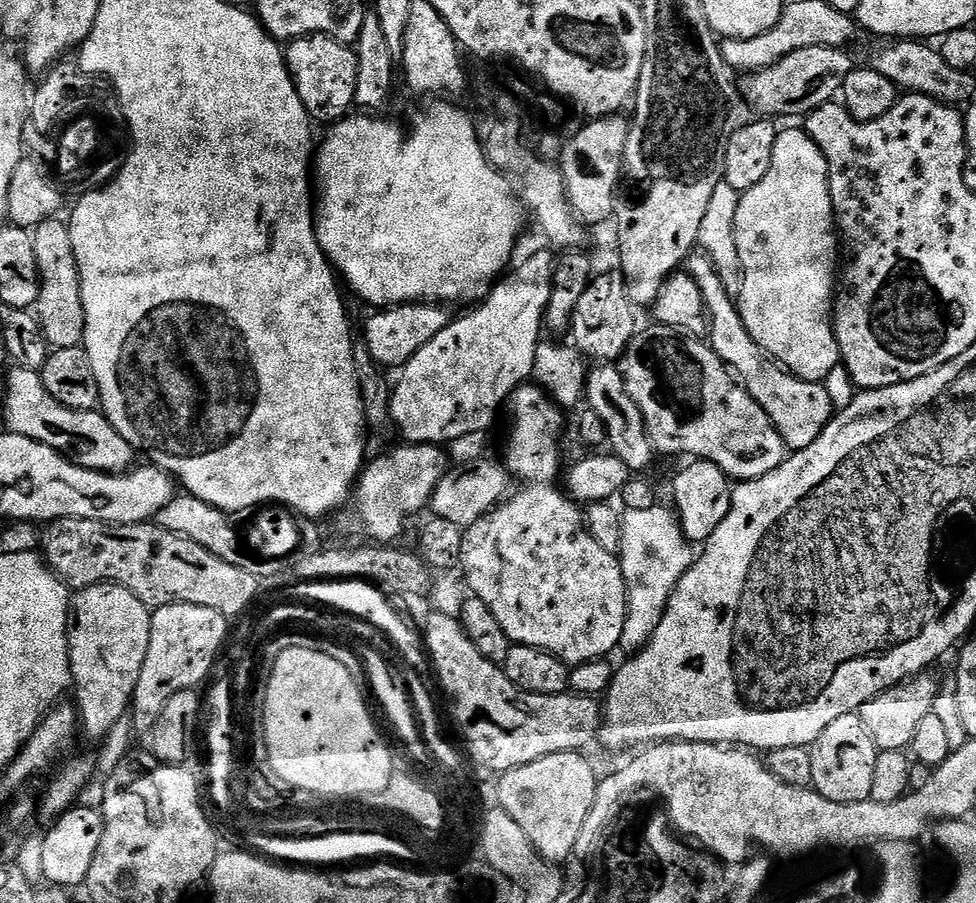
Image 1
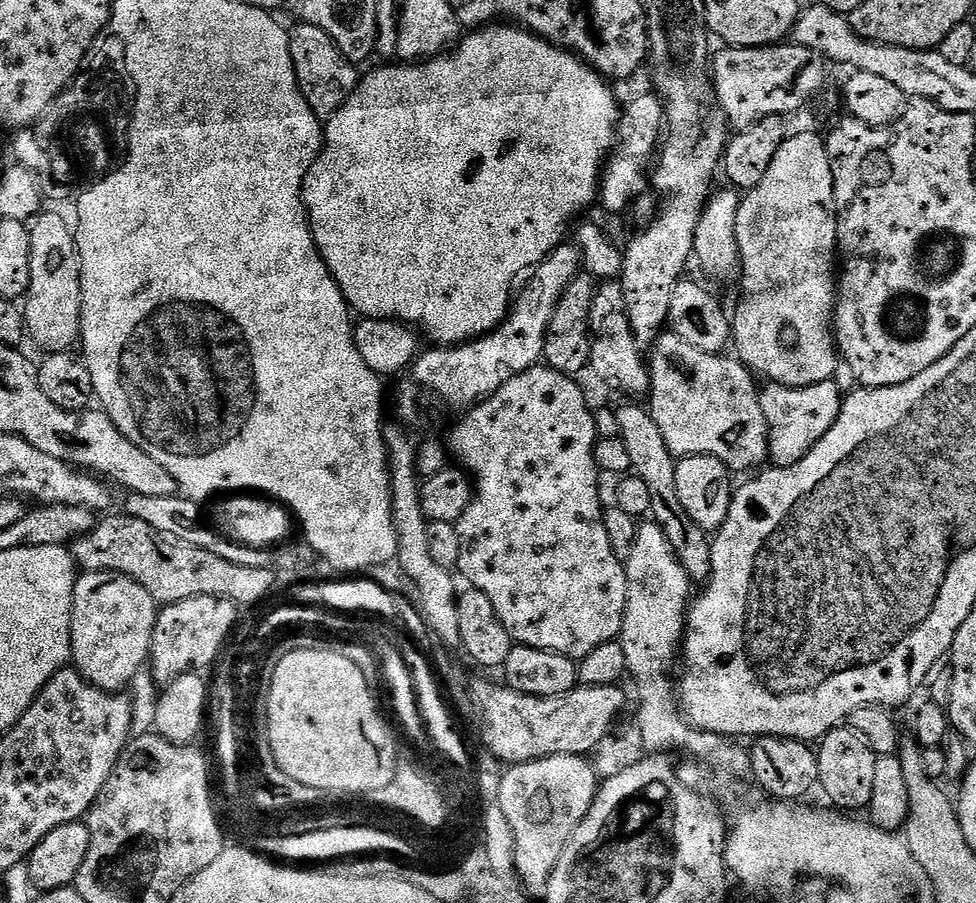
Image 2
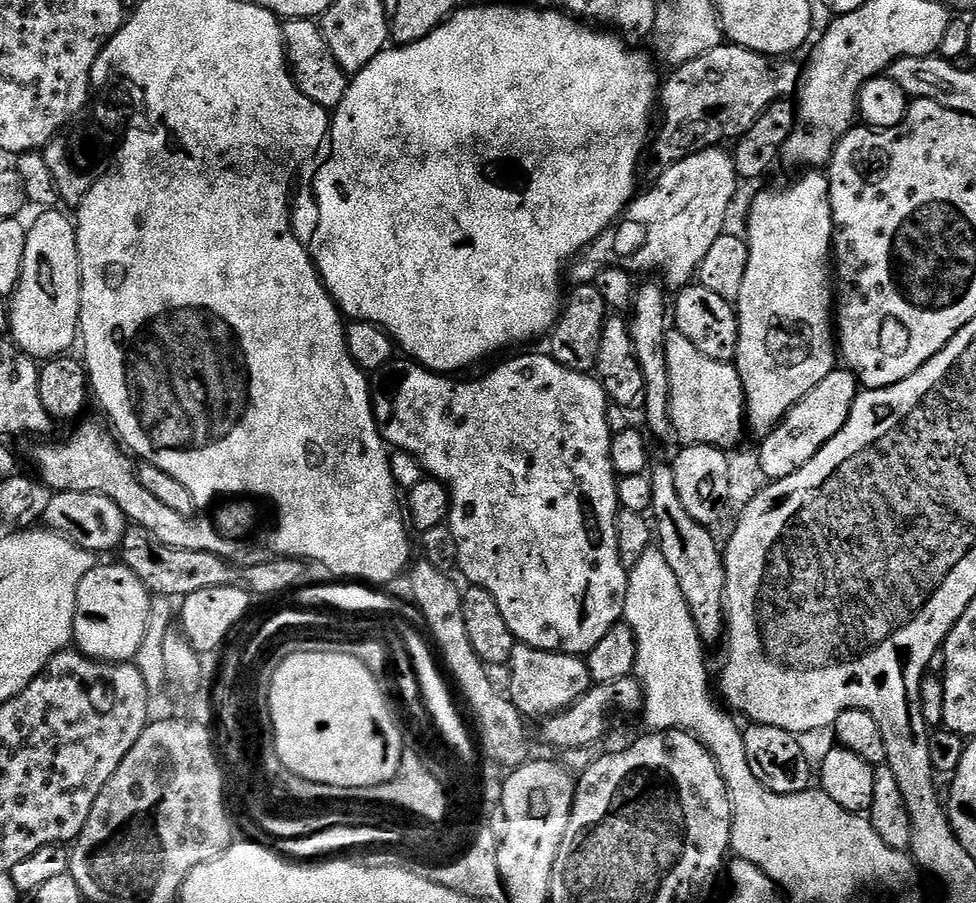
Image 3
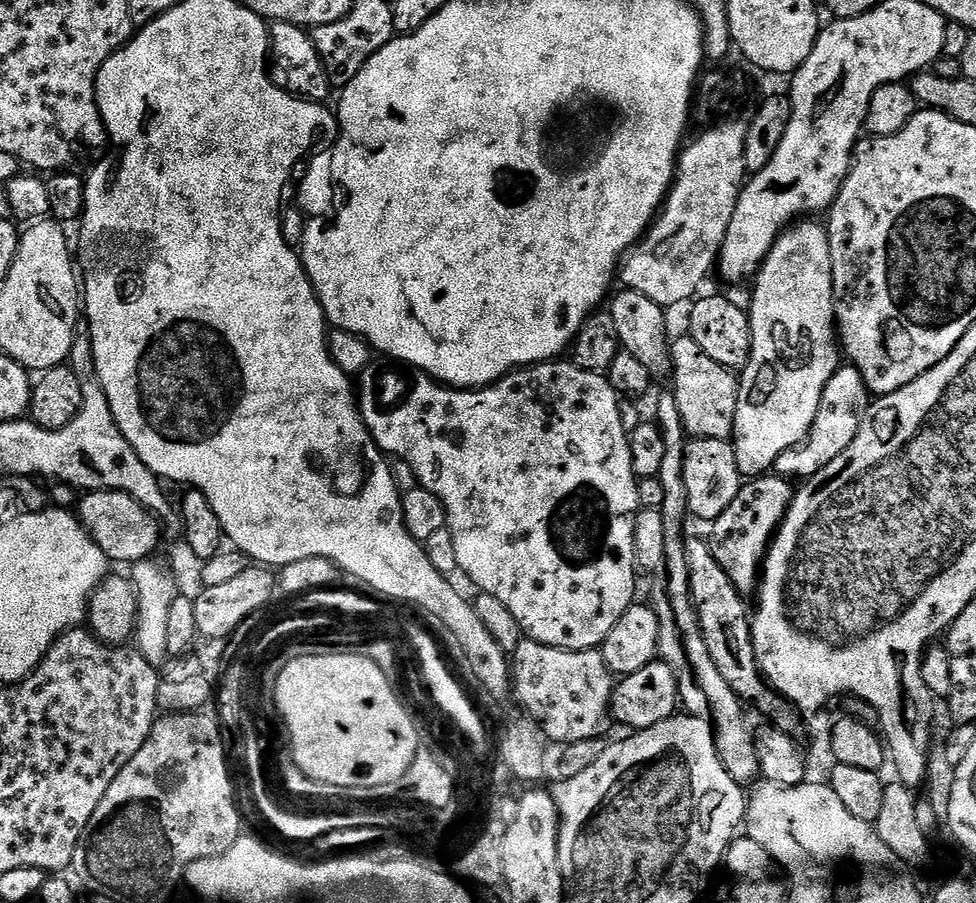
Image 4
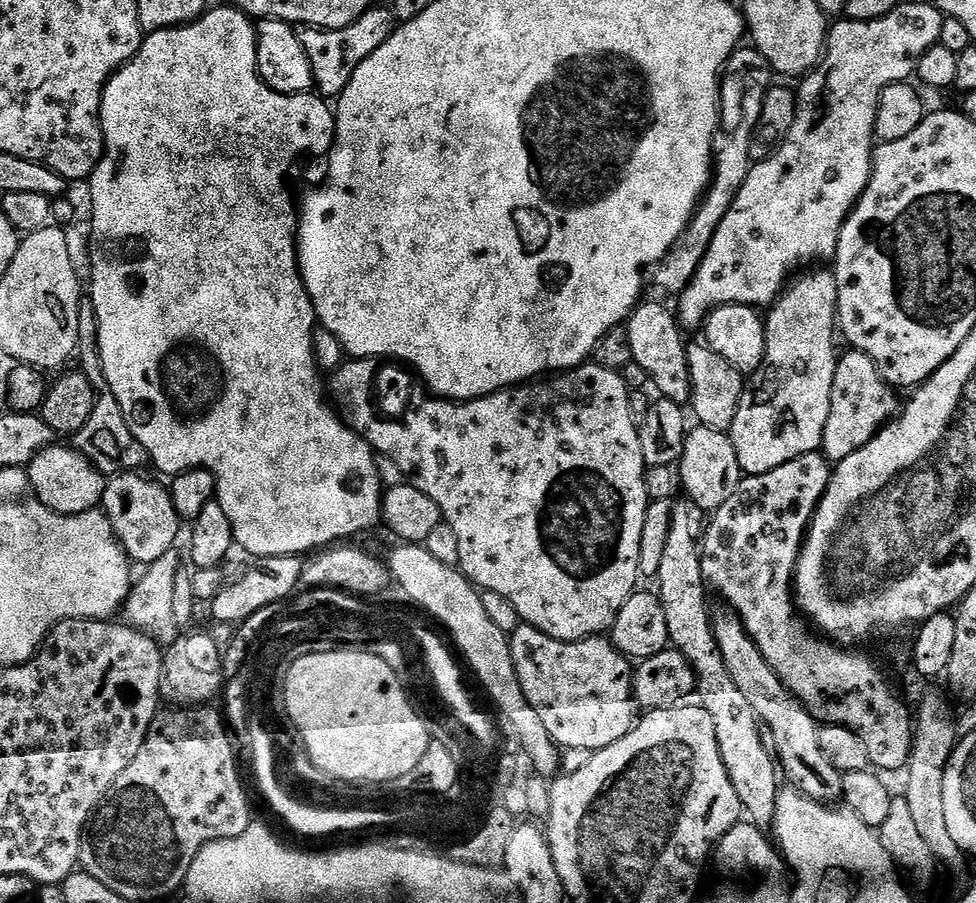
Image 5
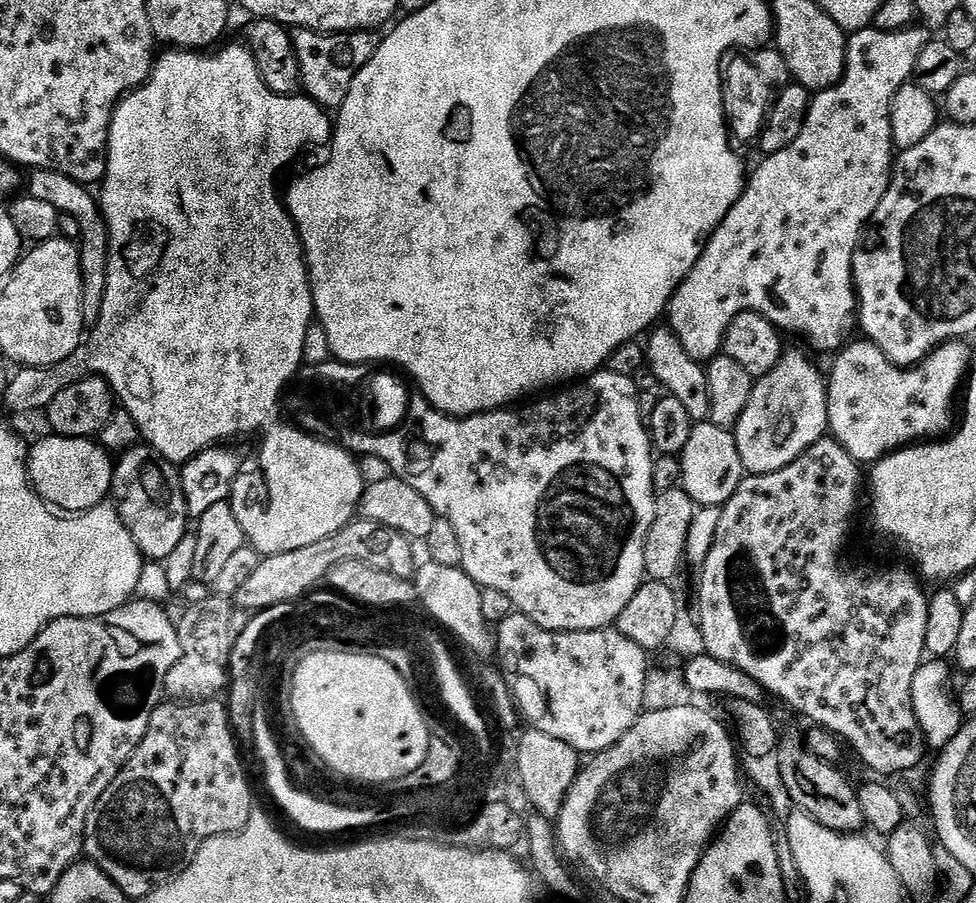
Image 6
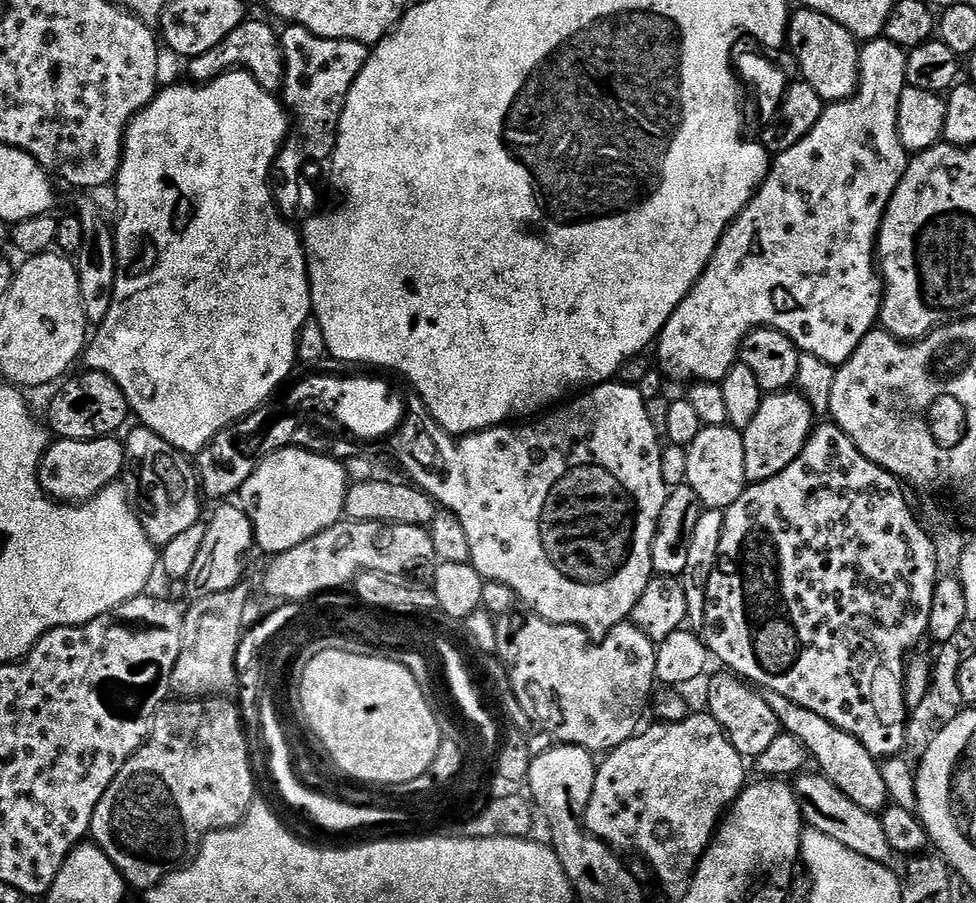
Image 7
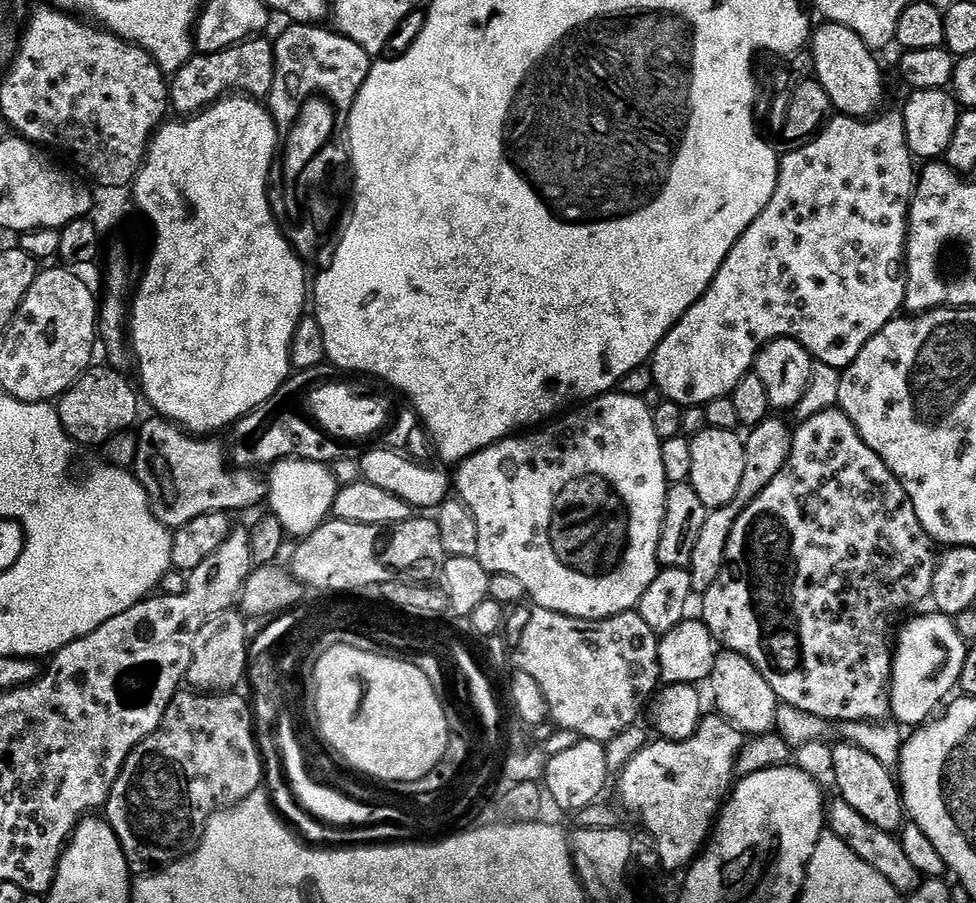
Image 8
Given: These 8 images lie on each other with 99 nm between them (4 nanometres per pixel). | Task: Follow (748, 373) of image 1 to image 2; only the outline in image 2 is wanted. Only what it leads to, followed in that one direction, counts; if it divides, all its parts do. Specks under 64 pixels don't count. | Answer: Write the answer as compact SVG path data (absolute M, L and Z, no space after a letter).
M831 379L805 388L787 388L768 382L759 389L762 414L768 423L768 454L775 467L785 468L801 460L834 426L845 398L836 383Z

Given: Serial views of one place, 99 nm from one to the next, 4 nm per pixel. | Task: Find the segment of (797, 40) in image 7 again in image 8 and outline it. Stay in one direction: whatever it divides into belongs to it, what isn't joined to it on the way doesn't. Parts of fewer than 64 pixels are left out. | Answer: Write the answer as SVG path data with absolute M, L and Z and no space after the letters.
M824 22L821 25L817 32L815 29L811 33L810 51L813 56L814 78L822 86L822 90L826 90L826 94L830 94L833 109L839 115L857 118L868 118L879 113L881 111L880 103L884 100L884 76L880 73L879 62L876 61L877 53L868 48L866 42L862 42L862 38L858 38L858 34L854 34L854 30L841 24Z

